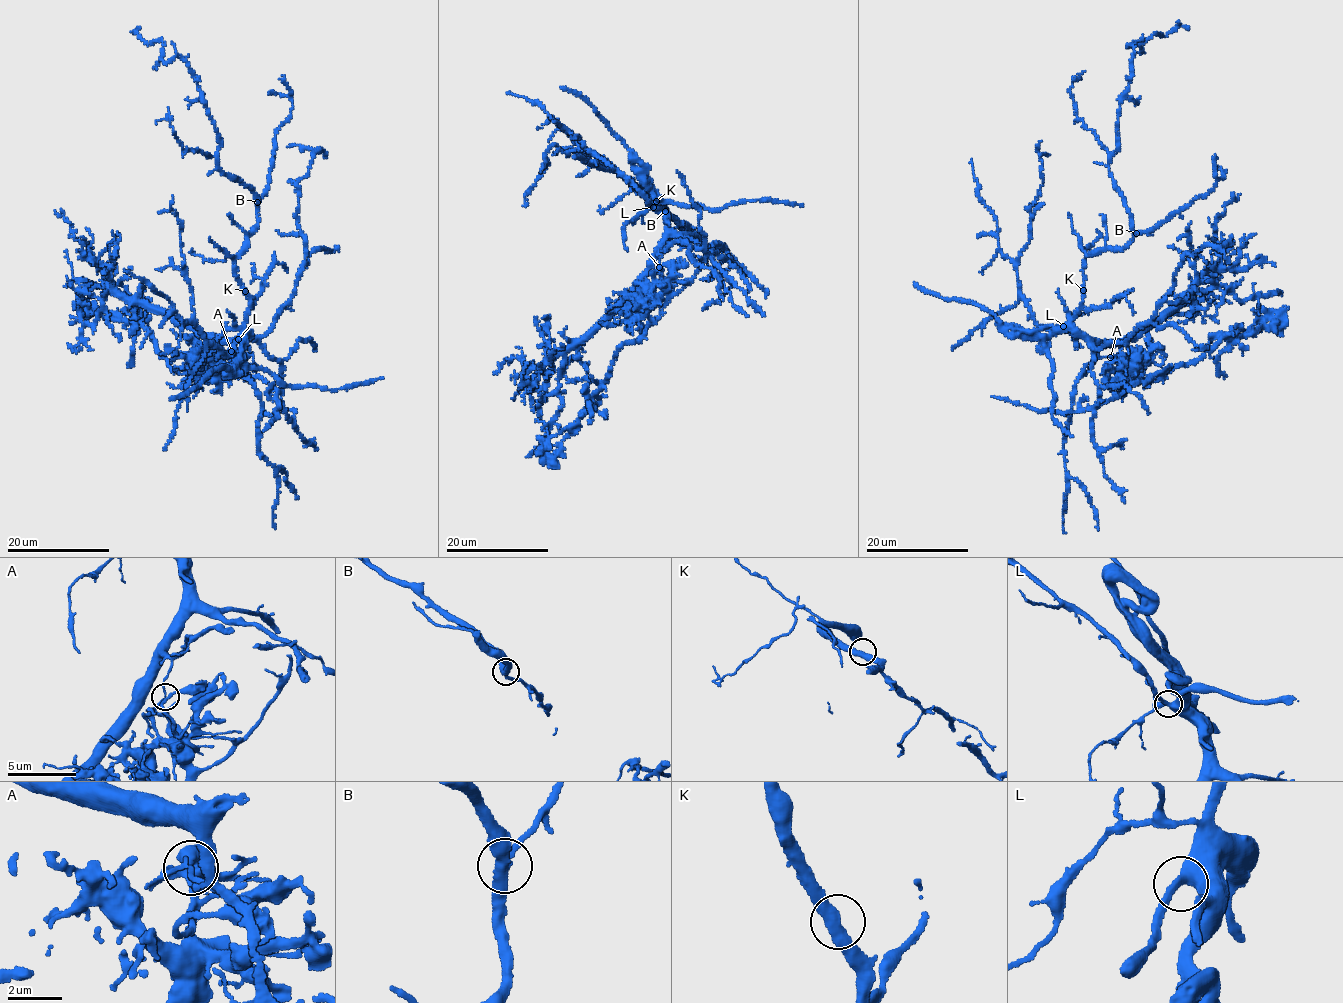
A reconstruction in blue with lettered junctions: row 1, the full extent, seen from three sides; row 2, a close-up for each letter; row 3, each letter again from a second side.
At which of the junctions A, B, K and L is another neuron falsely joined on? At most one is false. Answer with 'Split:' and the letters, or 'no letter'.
Split: A

